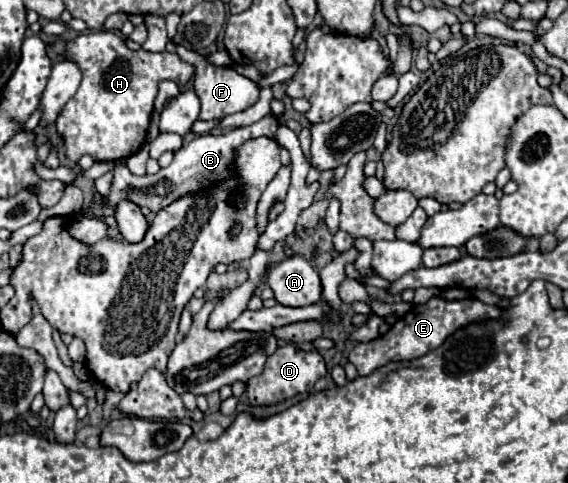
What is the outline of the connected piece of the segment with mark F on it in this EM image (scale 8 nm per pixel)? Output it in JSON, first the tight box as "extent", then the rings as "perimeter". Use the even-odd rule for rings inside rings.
{"extent":[175,46,259,120],"perimeter":[[[175,46],[175,48],[177,48],[177,54],[181,58],[185,58],[185,62],[193,62],[193,66],[195,66],[193,88],[195,88],[199,100],[201,100],[199,120],[221,120],[223,116],[233,114],[233,112],[241,112],[241,110],[245,110],[245,108],[249,108],[251,104],[257,102],[259,88],[257,88],[257,84],[253,80],[237,74],[229,66],[223,66],[223,68],[211,66],[209,62],[205,62],[205,58],[201,54],[191,52],[191,50],[185,50],[183,46]]]}

